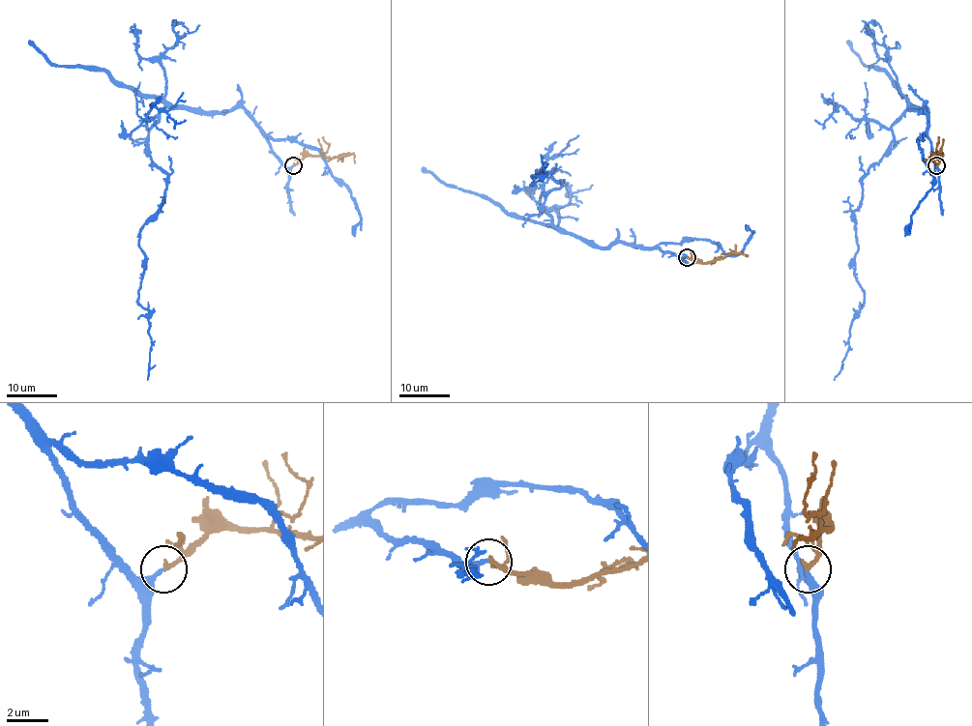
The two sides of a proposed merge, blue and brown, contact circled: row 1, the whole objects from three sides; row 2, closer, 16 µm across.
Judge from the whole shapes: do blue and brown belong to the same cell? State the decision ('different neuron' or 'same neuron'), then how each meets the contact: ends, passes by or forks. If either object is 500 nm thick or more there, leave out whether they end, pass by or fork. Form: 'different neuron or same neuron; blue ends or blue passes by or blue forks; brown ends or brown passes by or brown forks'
same neuron; blue ends; brown ends

